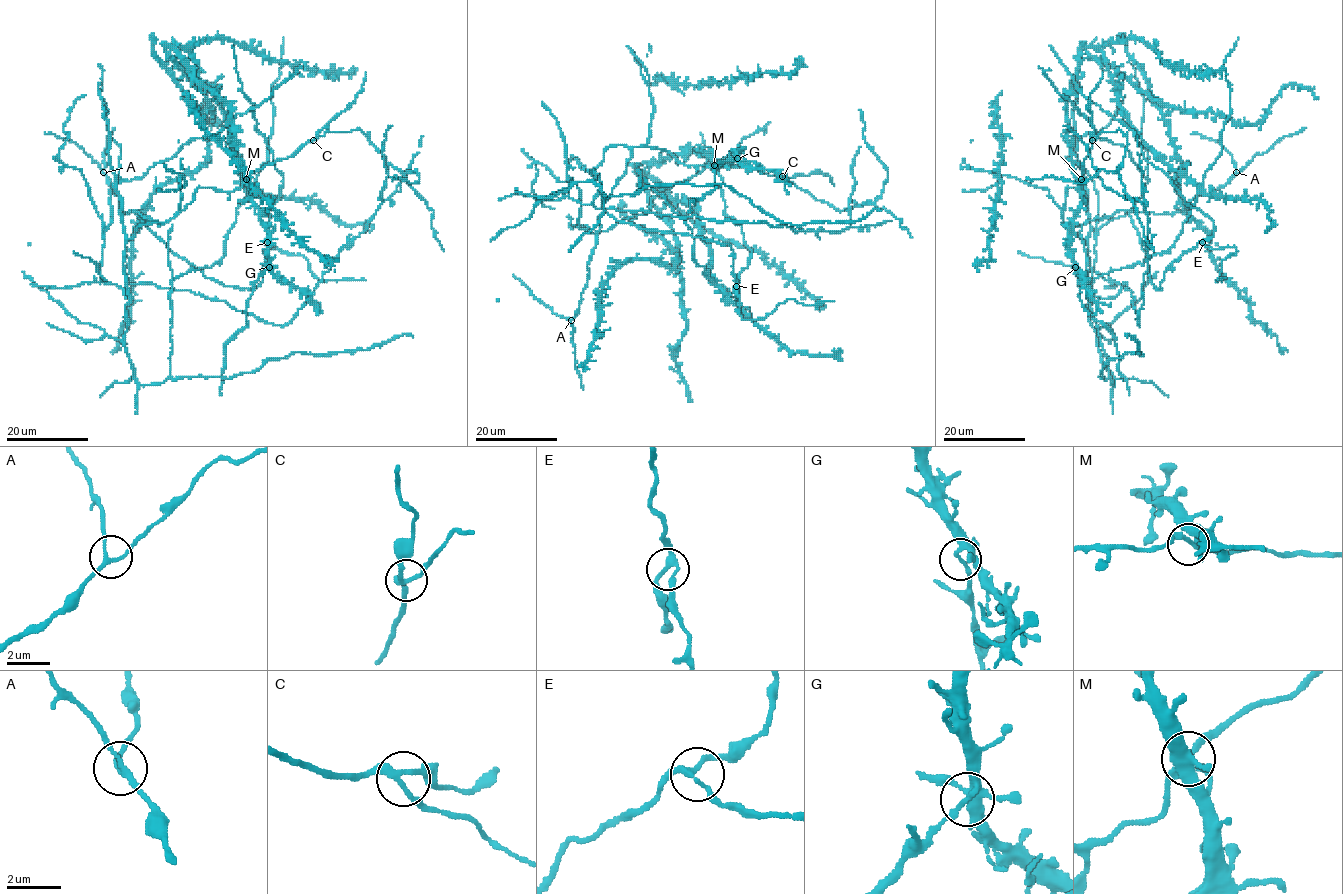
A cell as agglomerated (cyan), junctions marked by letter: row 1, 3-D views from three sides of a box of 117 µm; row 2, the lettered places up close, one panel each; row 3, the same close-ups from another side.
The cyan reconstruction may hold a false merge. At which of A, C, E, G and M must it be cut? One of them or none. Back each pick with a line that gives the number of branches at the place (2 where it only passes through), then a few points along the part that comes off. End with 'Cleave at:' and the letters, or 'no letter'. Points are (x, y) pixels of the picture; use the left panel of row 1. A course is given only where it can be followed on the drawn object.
G: branches 3; course (269, 267), (255, 282), (246, 309), (247, 326), (226, 345), (221, 396)
Cleave at: G

